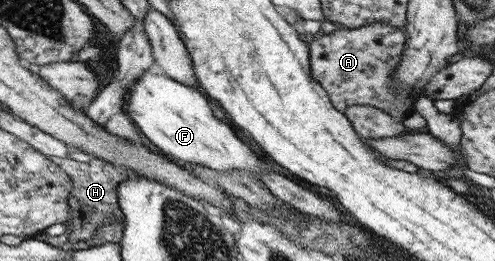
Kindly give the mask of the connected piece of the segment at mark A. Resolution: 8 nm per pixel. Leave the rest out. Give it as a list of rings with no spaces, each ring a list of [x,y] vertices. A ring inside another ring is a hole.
[[[374,22],[354,29],[337,29],[331,33],[316,35],[309,38],[309,68],[311,76],[325,89],[334,109],[345,113],[345,109],[351,105],[367,105],[392,116],[395,119],[402,119],[409,112],[413,111],[412,103],[416,97],[406,97],[406,93],[393,89],[393,73],[399,64],[399,59],[404,49],[405,34],[402,29],[392,27],[384,22]]]

